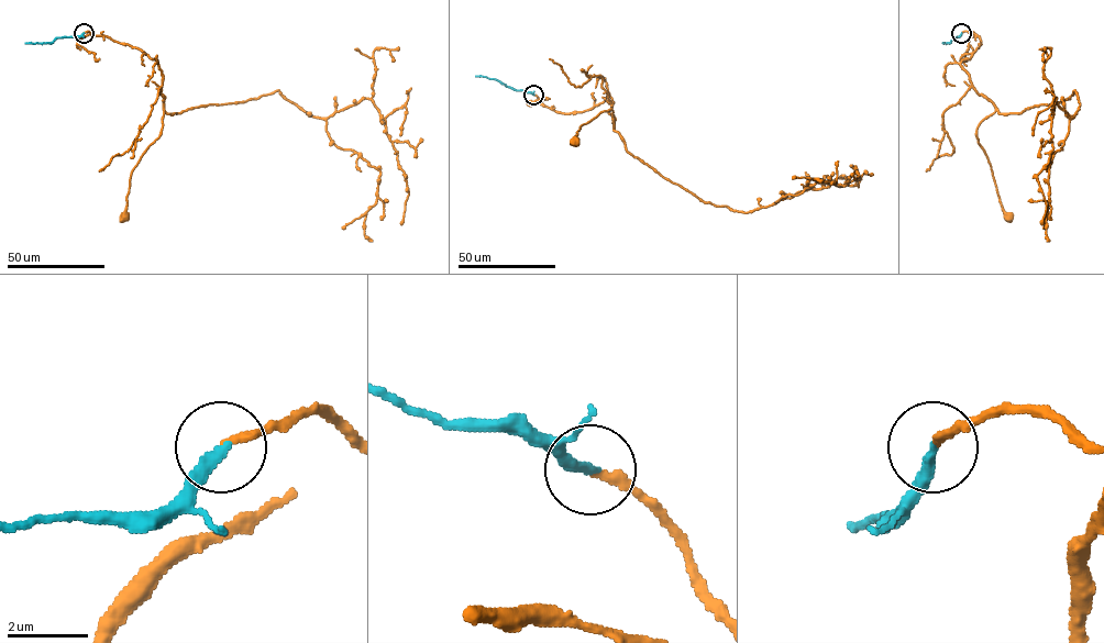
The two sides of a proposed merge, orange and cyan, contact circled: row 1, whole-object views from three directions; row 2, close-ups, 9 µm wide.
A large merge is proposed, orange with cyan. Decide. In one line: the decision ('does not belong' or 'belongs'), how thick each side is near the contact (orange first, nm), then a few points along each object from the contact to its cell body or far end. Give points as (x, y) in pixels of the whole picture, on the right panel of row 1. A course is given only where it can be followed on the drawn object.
belongs; 190 nm thick on the orange side, 300 nm on the other; orange runs (961, 33), (967, 31), (981, 40), (960, 65), (975, 91), (995, 108), (980, 123), (976, 134), (1008, 215); cyan runs (961, 33), (942, 43)

